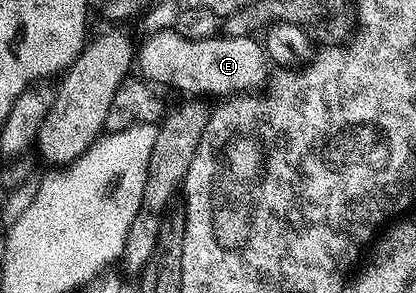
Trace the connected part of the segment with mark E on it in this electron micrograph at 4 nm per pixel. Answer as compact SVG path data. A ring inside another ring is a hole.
M172 27L159 29L151 32L151 34L151 37L143 45L140 45L137 50L136 65L137 68L142 68L140 70L141 76L155 86L171 85L172 88L186 93L182 95L201 95L206 99L211 99L210 97L229 99L235 95L246 95L251 91L261 90L258 88L261 85L263 88L267 84L268 72L266 73L266 65L268 66L268 58L266 50L259 42L258 45L254 42L255 38L253 36L227 37L219 35L208 39L188 39L184 35L177 33Z

